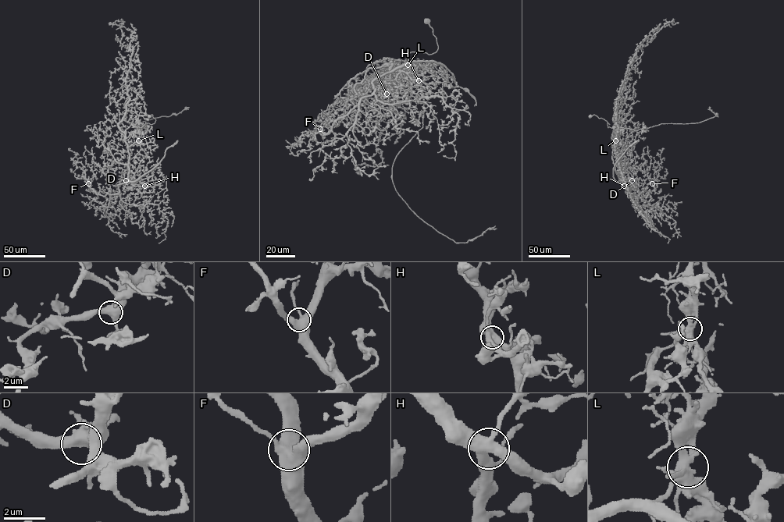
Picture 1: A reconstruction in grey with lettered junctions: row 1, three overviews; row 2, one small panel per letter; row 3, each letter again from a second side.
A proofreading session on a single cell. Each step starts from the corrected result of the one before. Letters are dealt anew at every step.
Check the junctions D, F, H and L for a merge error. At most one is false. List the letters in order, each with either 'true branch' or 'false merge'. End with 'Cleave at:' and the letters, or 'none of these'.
D: true branch
F: true branch
H: true branch
L: false merge
Cleave at: L

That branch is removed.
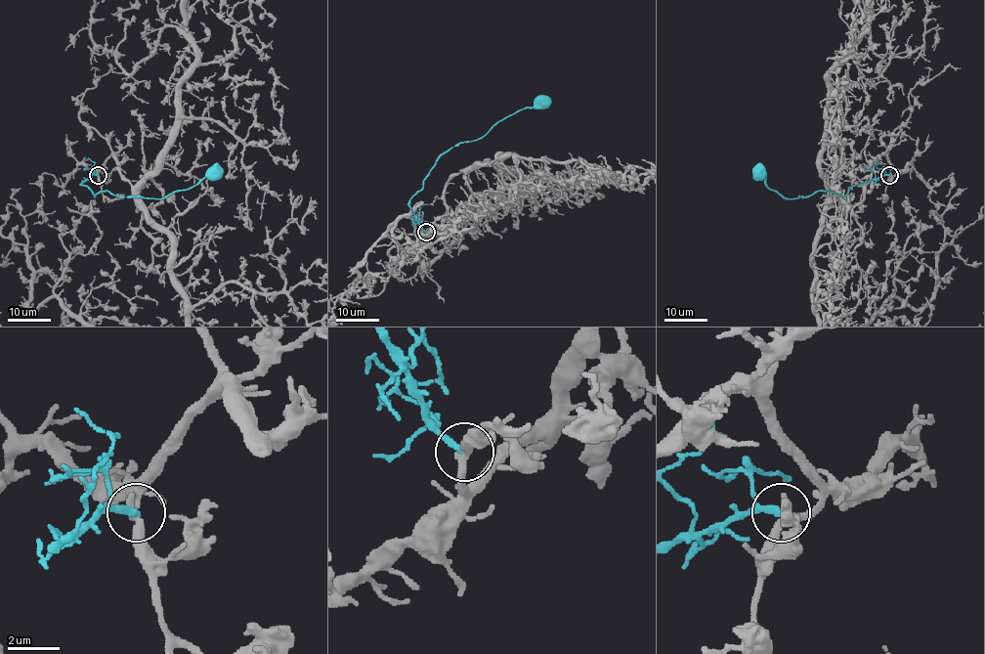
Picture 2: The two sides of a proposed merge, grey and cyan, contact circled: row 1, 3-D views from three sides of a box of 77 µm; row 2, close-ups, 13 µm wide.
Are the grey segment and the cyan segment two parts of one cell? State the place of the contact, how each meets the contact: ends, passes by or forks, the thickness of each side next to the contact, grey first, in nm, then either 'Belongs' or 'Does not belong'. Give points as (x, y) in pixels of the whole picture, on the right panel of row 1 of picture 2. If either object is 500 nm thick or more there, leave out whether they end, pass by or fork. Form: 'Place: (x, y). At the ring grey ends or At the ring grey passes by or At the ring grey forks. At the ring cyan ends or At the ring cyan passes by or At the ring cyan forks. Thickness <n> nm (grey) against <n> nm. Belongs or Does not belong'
Place: (889, 175). At the ring grey passes by. At the ring cyan ends. Thickness 320 nm (grey) against 300 nm. Does not belong

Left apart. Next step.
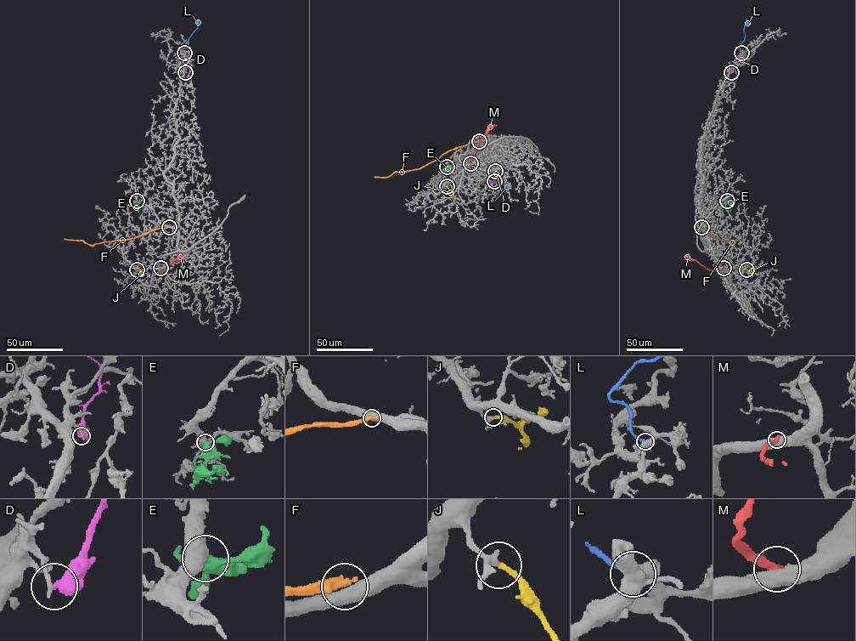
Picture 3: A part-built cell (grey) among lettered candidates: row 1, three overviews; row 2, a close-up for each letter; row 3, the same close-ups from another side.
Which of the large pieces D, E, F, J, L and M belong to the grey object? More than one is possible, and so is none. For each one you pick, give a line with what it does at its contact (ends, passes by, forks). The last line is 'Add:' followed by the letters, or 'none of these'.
E: it passes by
J: it ends
Add: E, J

